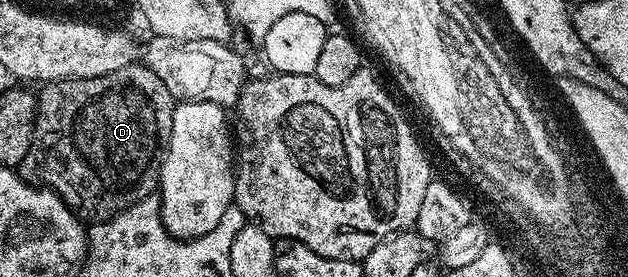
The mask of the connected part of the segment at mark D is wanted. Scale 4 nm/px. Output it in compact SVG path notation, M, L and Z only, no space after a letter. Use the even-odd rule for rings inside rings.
M131 65L124 69L116 69L112 73L104 73L100 77L87 79L55 79L47 82L46 87L36 95L36 110L34 113L34 136L30 142L28 153L22 158L20 174L28 183L41 185L65 201L66 206L83 221L91 224L104 223L116 217L124 209L136 205L136 201L144 201L144 197L155 194L160 187L160 149L165 149L170 144L170 130L172 117L176 106L175 96L168 93L168 85L156 77L150 69L143 65Z

